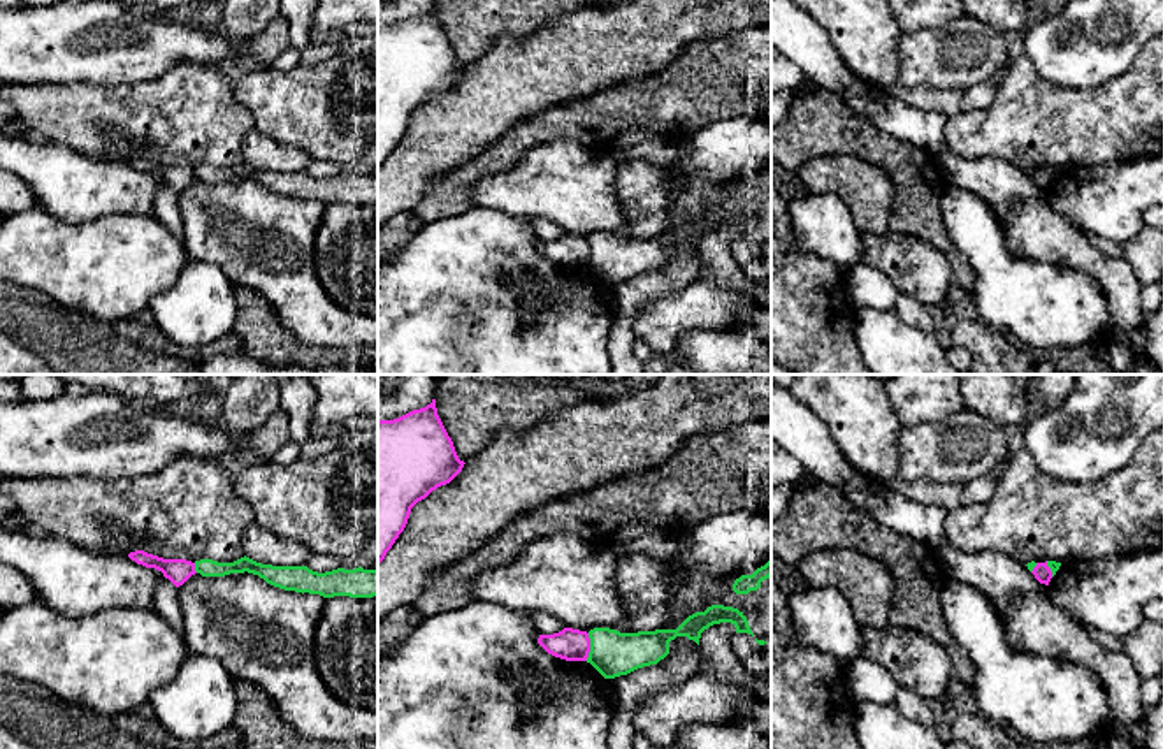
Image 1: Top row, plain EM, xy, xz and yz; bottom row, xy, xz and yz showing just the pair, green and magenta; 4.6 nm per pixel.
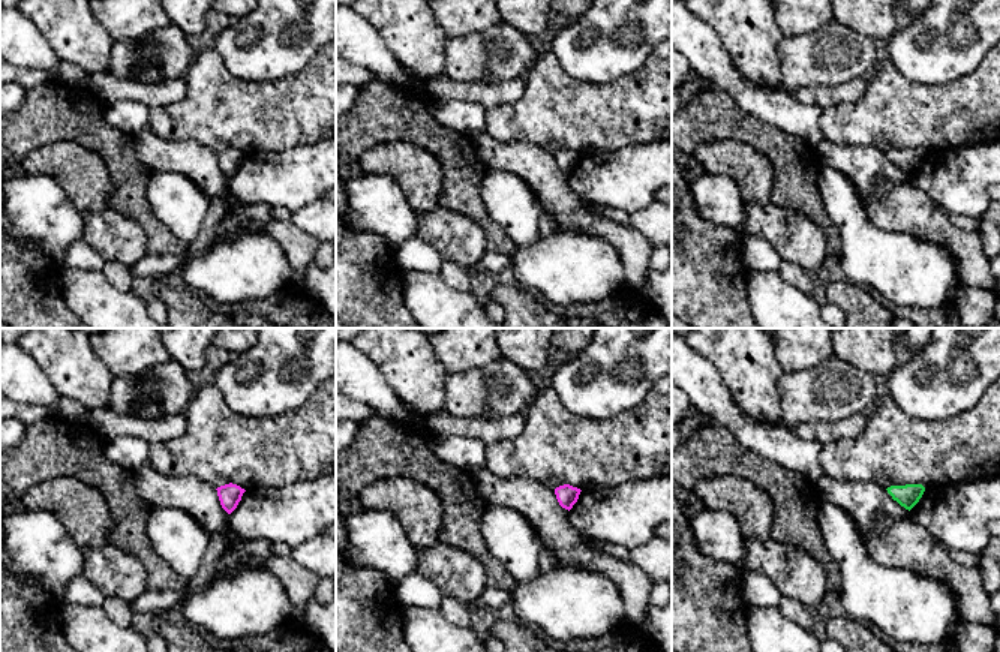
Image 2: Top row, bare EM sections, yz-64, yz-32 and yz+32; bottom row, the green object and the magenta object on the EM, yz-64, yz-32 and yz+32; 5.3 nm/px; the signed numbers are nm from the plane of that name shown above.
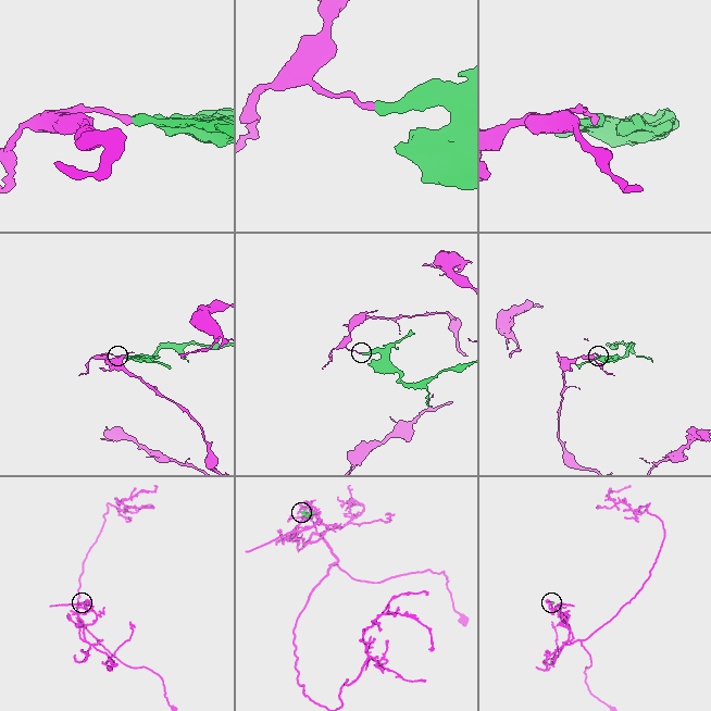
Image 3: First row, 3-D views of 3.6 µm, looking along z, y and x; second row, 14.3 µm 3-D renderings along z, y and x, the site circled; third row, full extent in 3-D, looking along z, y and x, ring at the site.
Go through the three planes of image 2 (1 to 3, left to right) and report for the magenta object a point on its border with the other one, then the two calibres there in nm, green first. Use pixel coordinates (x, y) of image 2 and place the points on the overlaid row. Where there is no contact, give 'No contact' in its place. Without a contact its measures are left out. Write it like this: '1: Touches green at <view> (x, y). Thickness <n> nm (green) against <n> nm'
1: No contact
2: No contact
3: No contact

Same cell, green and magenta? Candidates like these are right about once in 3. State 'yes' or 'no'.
no

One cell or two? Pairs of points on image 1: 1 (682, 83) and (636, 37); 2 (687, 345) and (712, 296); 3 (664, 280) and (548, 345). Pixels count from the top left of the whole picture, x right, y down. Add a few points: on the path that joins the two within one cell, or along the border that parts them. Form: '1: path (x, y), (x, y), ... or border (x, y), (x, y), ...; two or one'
1: border (698, 41), (686, 46), (664, 67), (628, 81); two
2: border (731, 327), (722, 331), (684, 329), (673, 345); two
3: border (610, 285), (612, 331), (606, 350); two

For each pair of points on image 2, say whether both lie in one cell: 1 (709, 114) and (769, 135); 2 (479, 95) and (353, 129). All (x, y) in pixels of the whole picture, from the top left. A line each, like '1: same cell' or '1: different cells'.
1: same cell
2: different cells

